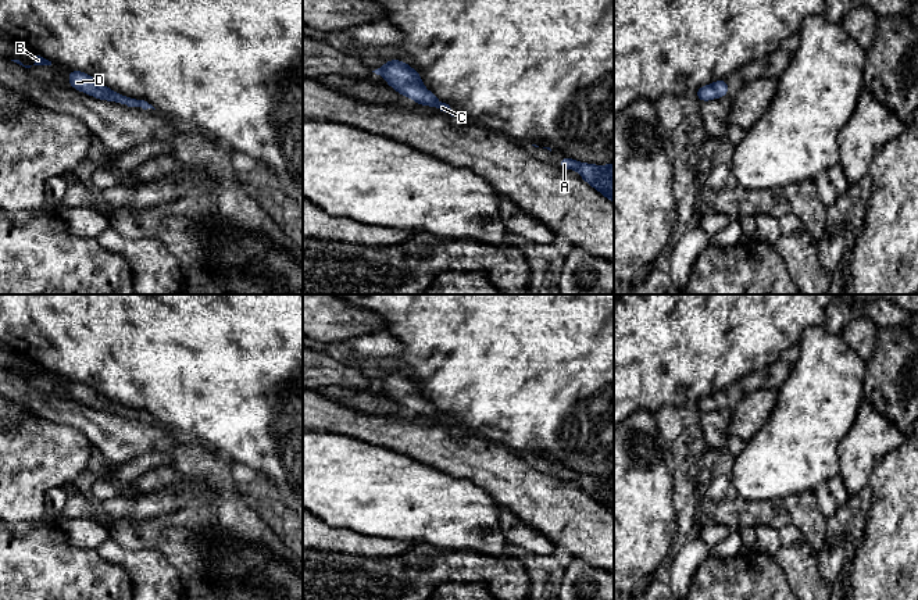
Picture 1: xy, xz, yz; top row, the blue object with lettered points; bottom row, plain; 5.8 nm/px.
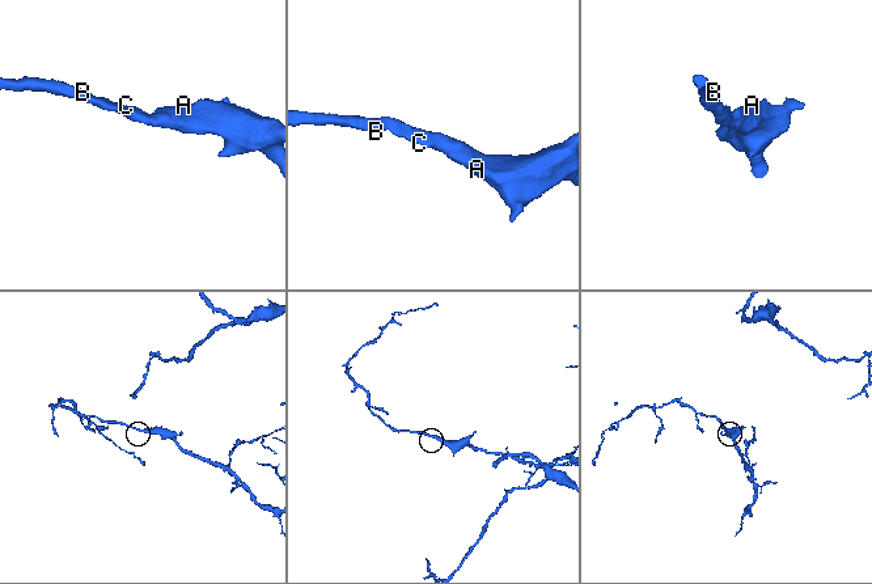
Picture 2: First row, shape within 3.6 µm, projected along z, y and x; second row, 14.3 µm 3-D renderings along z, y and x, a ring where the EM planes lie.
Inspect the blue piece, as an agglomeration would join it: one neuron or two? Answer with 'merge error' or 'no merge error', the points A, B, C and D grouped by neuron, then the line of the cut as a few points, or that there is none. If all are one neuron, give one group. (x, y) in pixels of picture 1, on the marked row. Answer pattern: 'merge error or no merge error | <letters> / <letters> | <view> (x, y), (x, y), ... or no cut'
no merge error | A B C D | no cut

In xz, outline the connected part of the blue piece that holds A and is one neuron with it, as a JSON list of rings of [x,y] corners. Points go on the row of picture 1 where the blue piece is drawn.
[[[560,157],[558,167],[576,169],[581,178],[614,203],[614,164],[593,165],[569,157]]]

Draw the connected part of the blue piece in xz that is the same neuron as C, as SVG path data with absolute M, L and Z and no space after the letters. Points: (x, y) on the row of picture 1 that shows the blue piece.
M389 60L382 68L375 71L376 75L386 79L386 83L400 94L412 99L417 104L432 106L454 117L449 104L440 103L437 97L422 86L422 78L418 71L412 69L401 60Z

